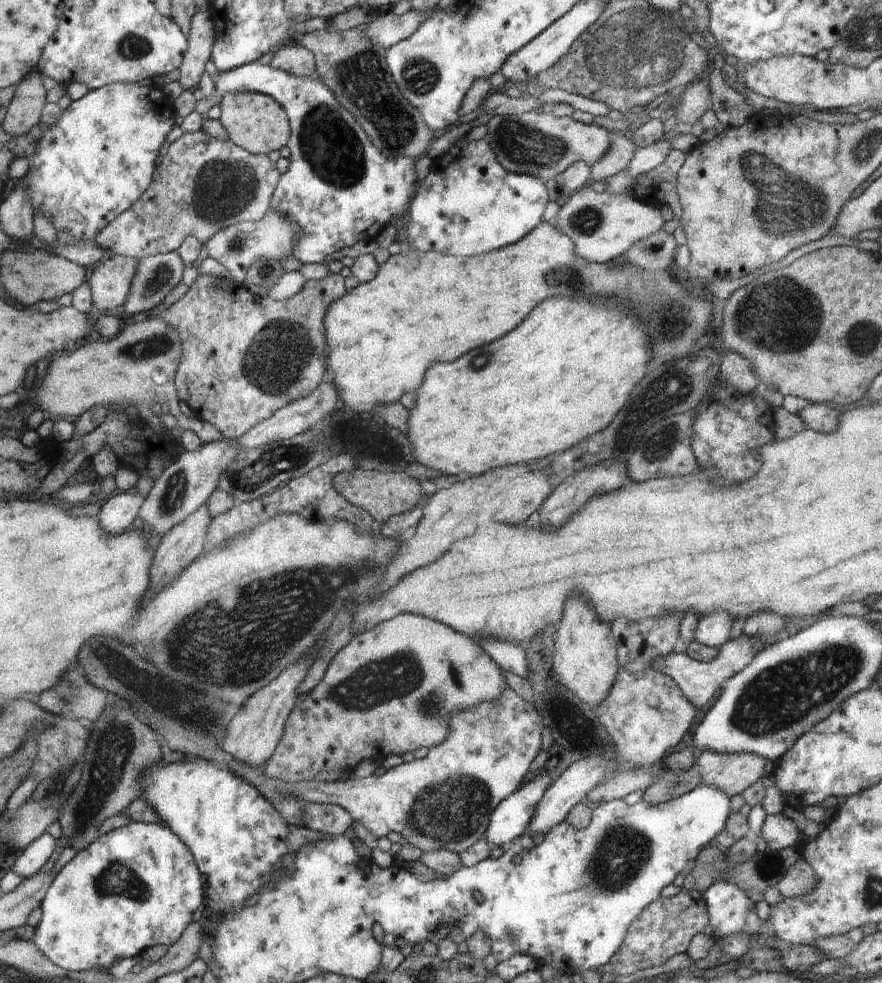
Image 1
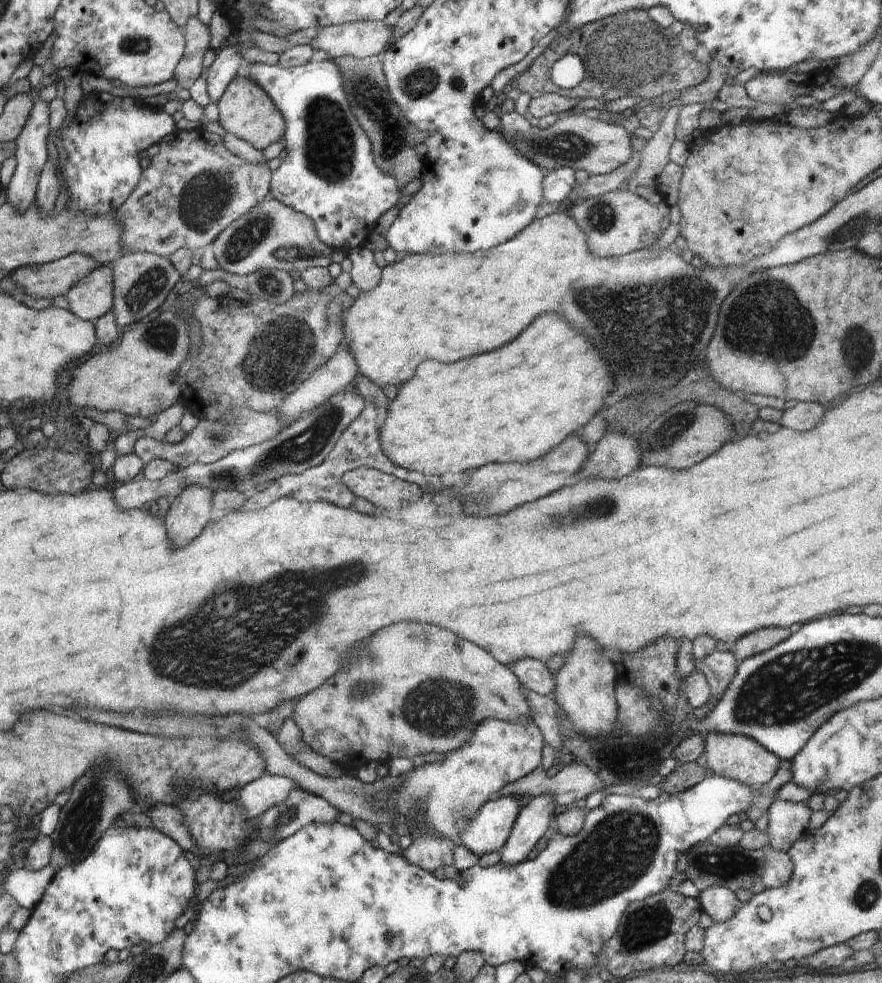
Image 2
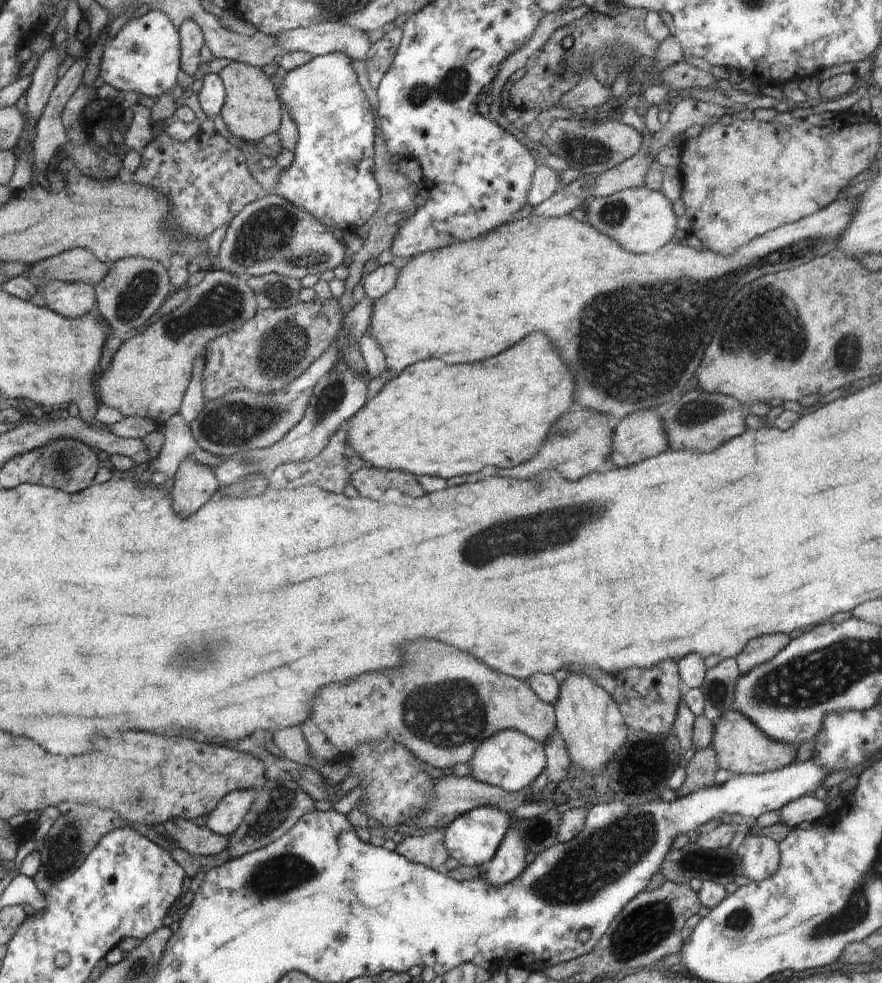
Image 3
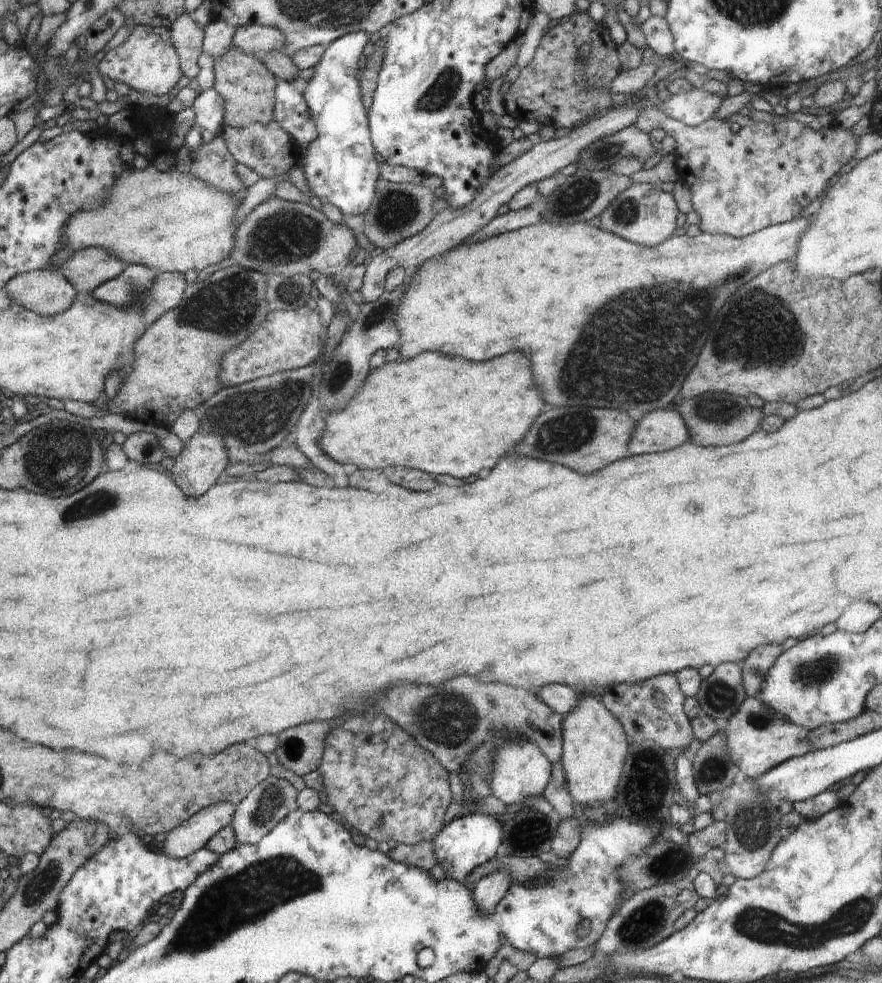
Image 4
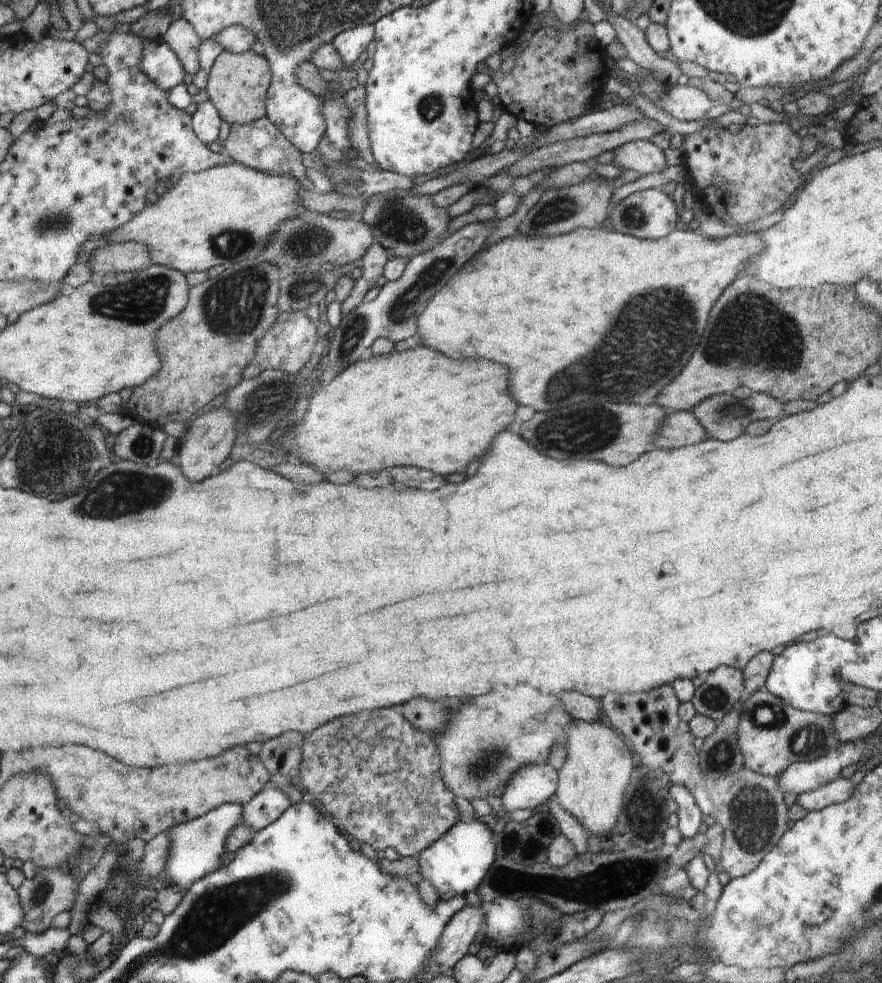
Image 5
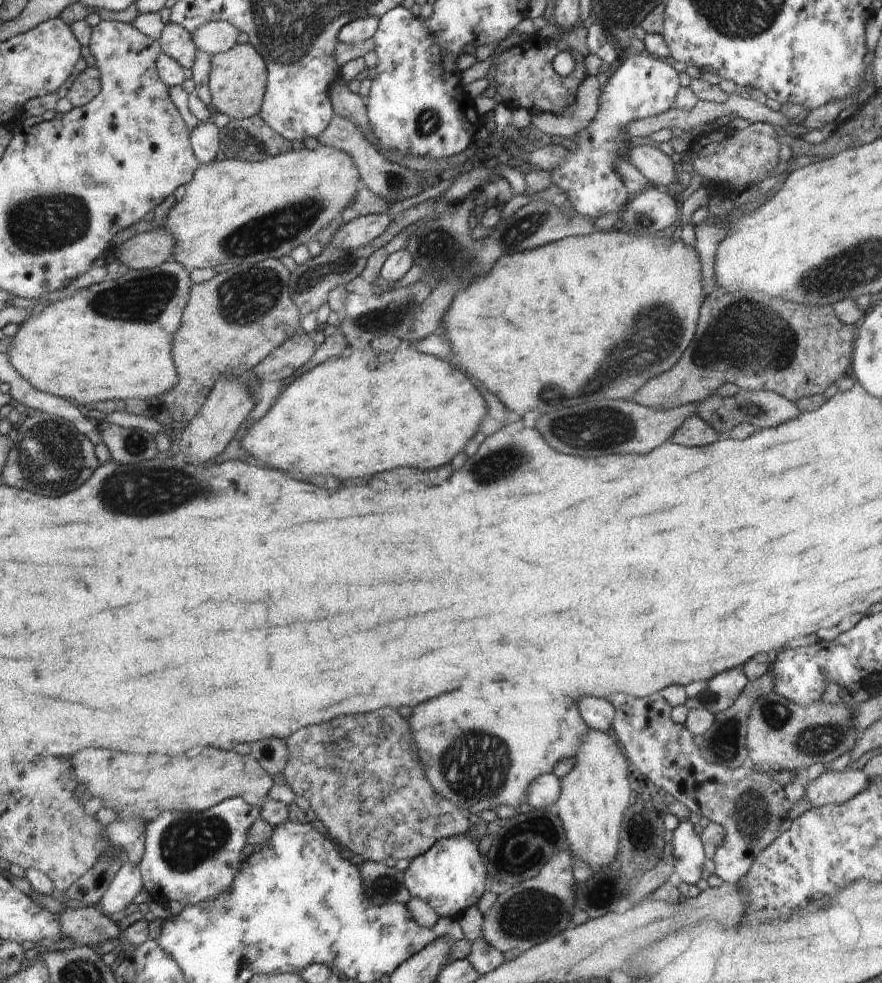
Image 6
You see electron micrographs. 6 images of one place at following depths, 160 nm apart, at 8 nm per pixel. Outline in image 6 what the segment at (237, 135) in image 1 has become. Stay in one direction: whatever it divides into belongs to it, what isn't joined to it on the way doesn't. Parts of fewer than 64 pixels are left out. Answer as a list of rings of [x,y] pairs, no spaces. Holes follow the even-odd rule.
[[[236,43],[228,52],[213,55],[208,85],[216,113],[226,114],[231,119],[245,119],[260,114],[266,88],[264,70],[264,59],[250,43]]]

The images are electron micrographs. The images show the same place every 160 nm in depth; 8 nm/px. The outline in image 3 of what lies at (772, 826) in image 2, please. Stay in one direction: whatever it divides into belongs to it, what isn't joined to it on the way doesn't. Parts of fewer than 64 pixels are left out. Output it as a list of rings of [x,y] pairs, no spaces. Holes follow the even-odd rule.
[[[802,795],[780,809],[782,823],[793,829],[802,822],[816,822],[827,813],[829,800],[818,800],[814,795]]]

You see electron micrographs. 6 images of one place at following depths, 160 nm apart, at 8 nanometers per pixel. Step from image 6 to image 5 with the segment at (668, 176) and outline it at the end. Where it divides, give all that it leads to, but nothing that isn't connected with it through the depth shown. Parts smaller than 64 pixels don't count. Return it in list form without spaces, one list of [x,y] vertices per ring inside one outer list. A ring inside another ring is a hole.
[[[630,141],[613,150],[613,163],[623,171],[636,170],[642,176],[663,171],[666,157],[652,141]]]

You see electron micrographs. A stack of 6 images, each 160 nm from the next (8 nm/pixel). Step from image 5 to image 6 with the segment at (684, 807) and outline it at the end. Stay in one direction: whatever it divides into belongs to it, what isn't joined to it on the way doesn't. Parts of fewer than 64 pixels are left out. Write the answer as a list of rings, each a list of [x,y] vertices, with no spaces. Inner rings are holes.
[[[689,819],[679,821],[673,830],[674,868],[682,883],[695,885],[702,878],[705,852],[703,842]]]

